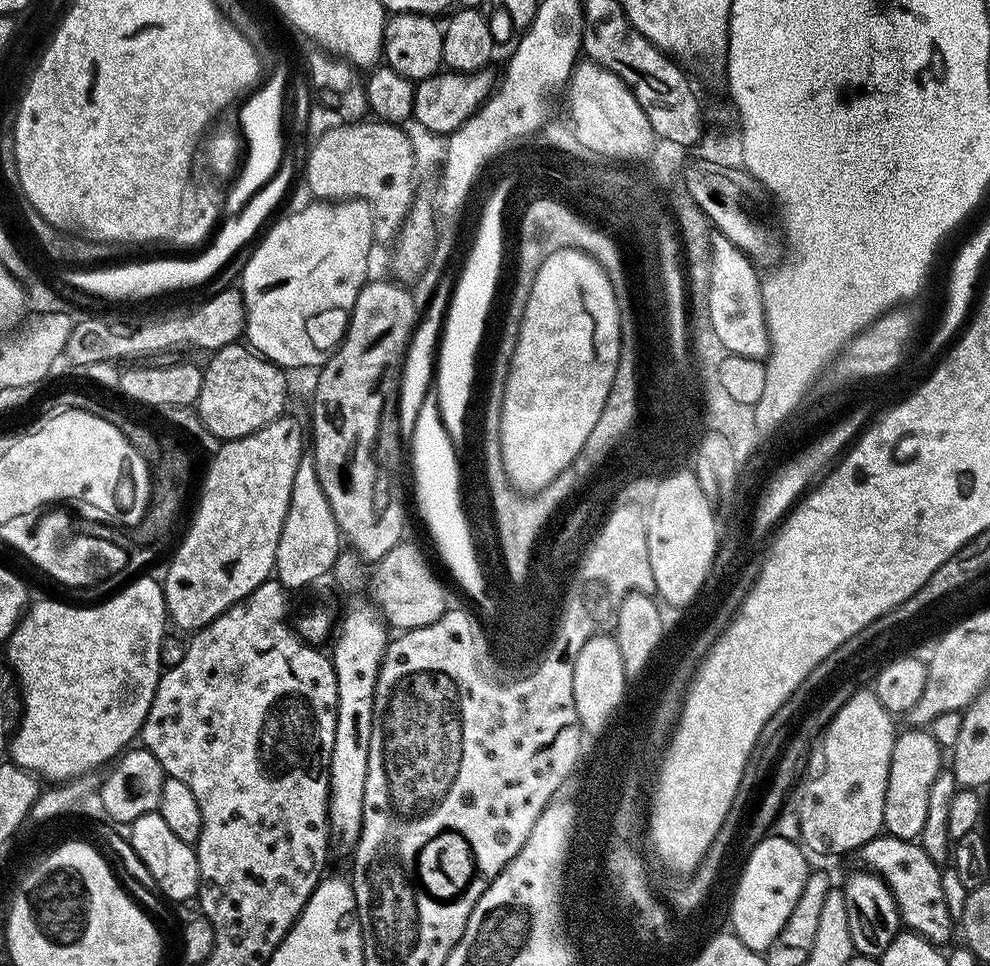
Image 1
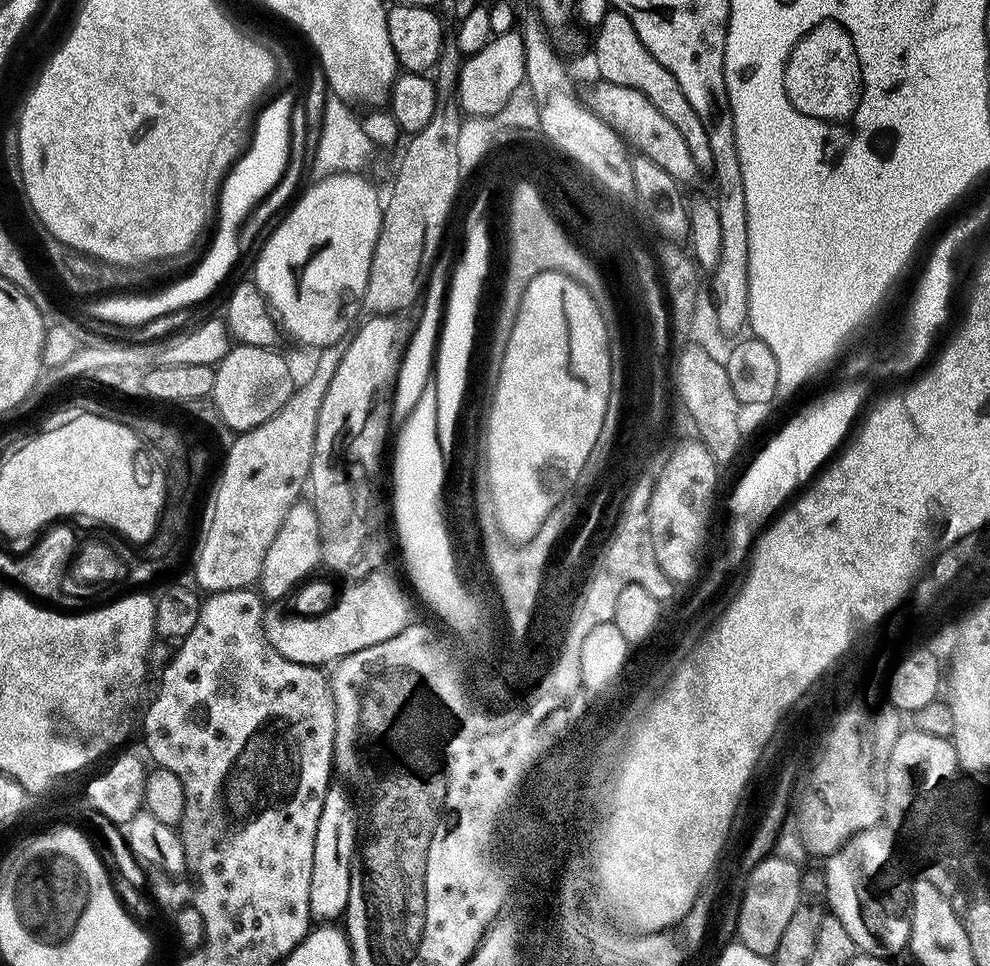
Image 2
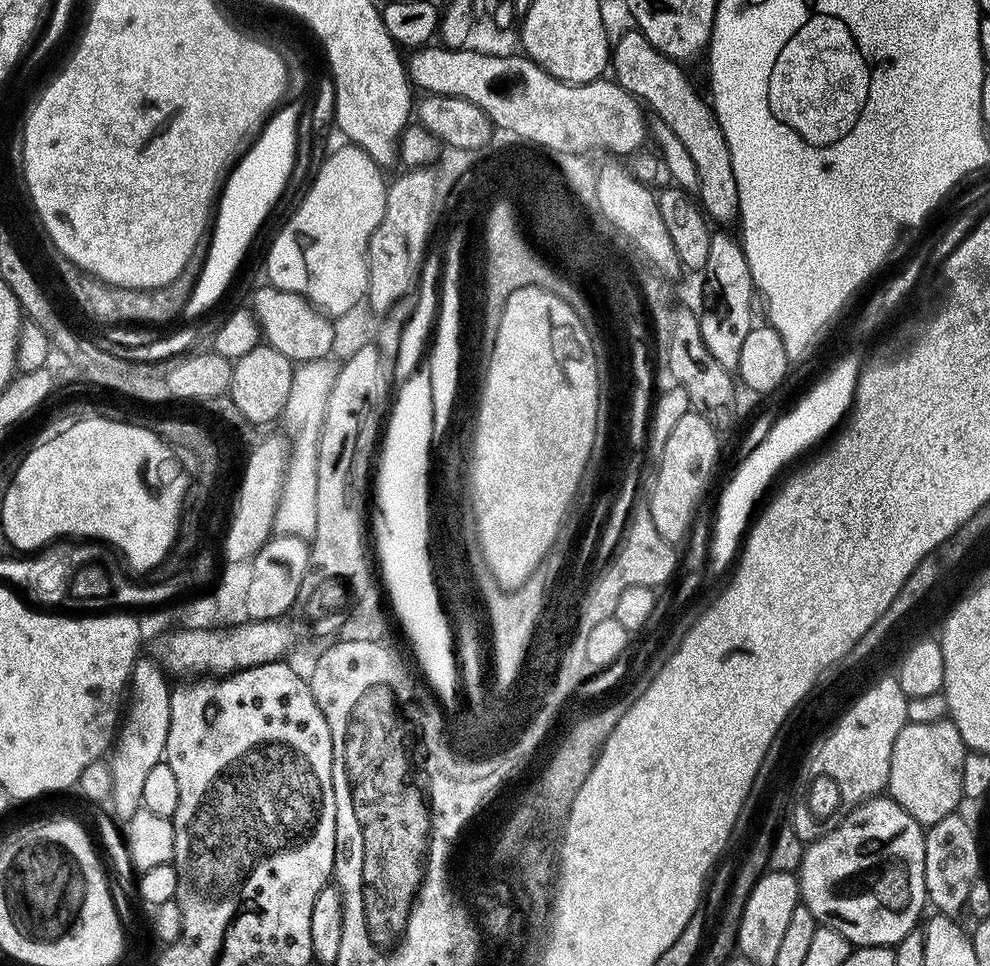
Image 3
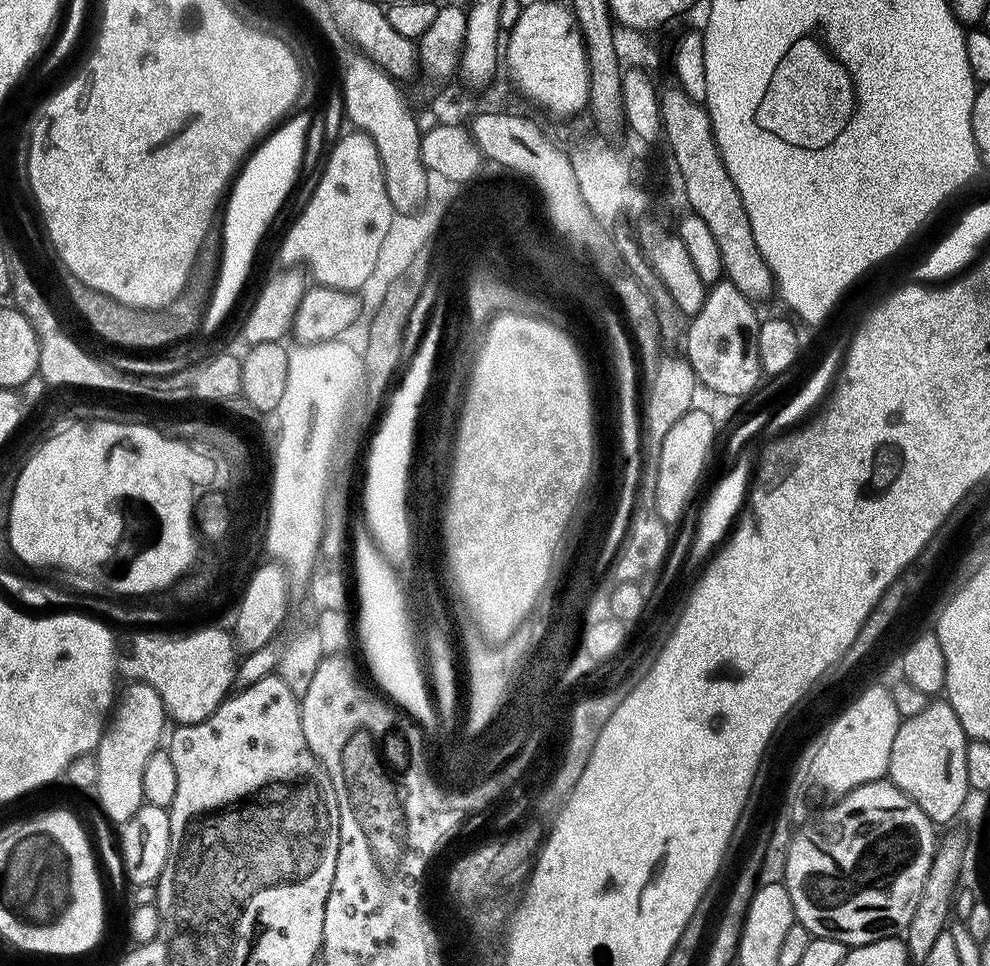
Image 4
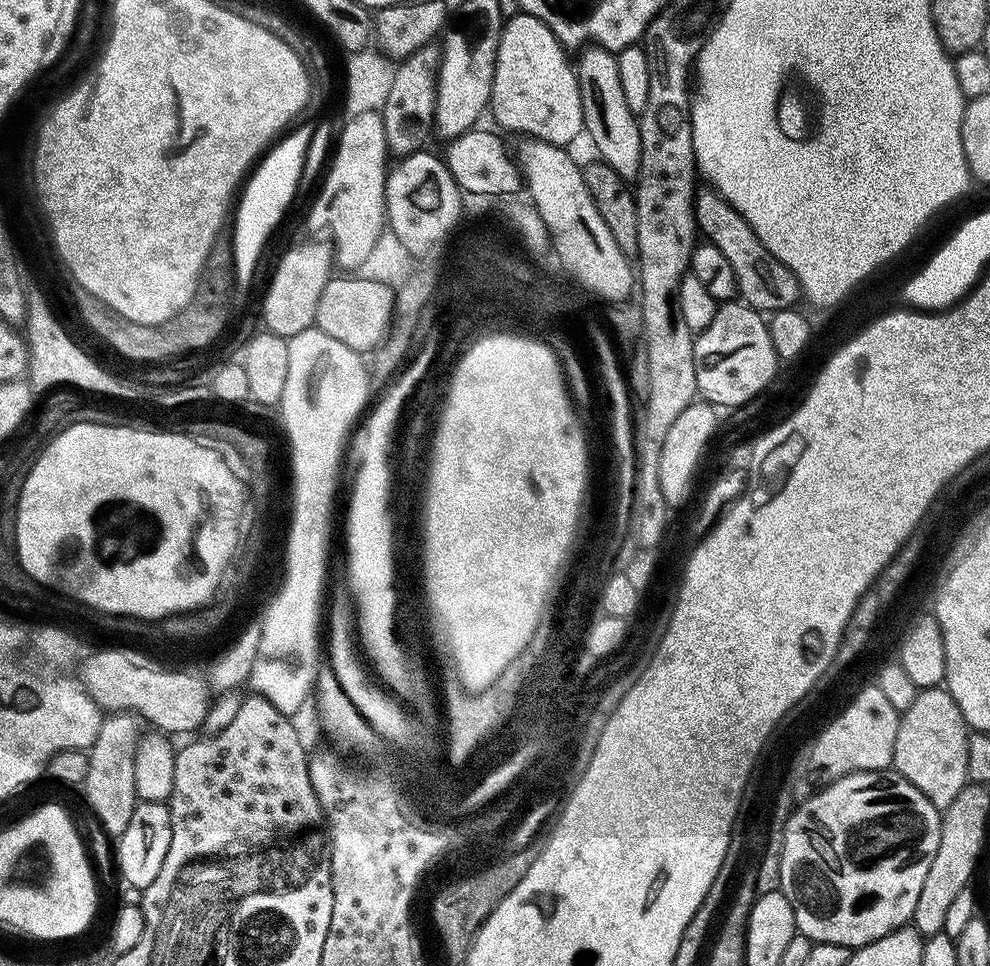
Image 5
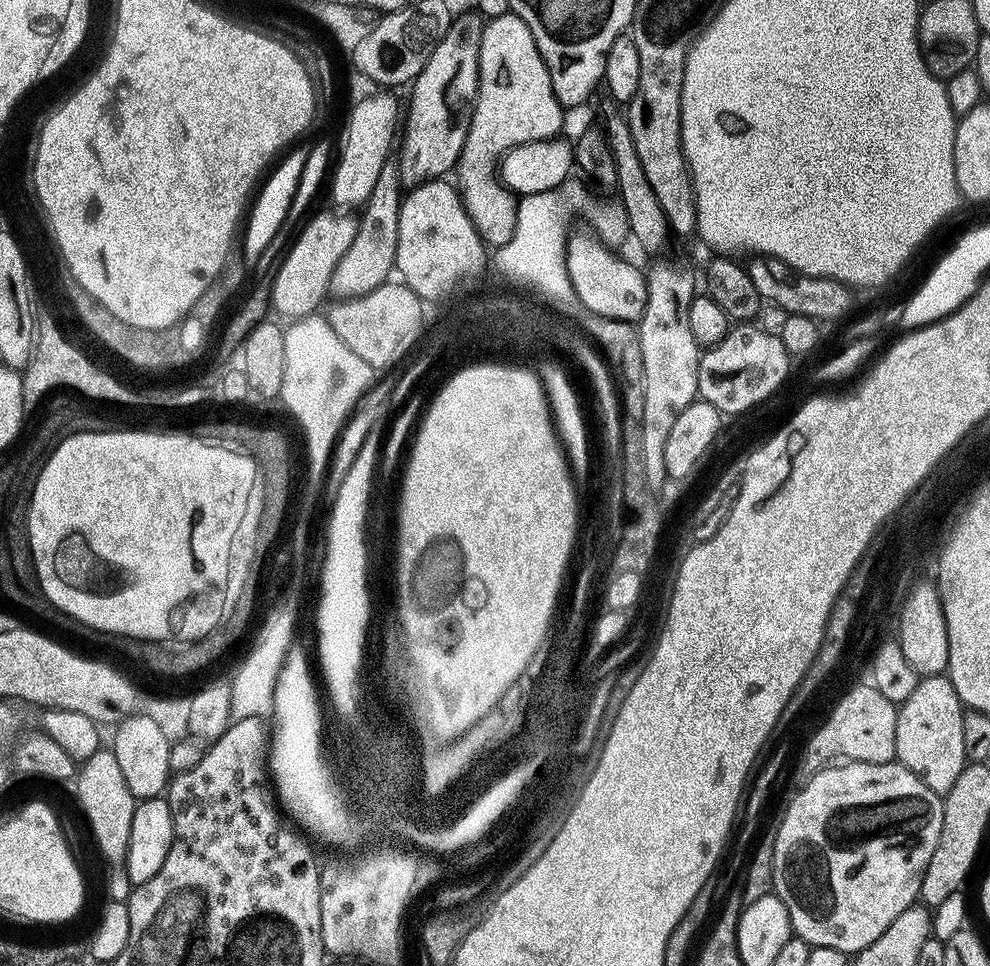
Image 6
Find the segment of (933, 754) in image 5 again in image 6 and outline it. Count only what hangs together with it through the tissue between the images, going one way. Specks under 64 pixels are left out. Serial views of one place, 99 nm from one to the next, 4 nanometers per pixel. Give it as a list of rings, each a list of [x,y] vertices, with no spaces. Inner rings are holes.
[[[941,674],[917,679],[914,694],[902,701],[896,713],[896,760],[941,798],[958,782],[966,763],[962,746],[965,711],[947,675]]]

